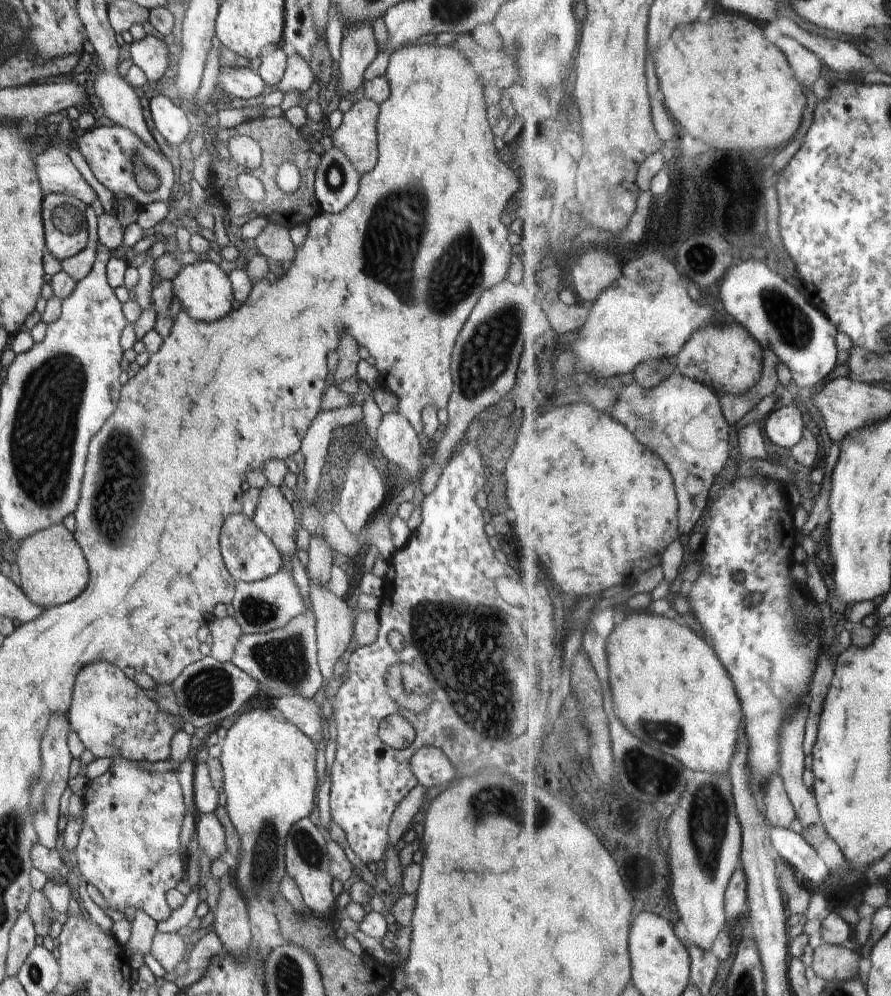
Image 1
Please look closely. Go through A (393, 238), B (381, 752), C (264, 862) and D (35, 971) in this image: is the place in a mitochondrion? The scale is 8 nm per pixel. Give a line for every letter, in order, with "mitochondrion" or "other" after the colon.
A: mitochondrion
B: other
C: mitochondrion
D: mitochondrion

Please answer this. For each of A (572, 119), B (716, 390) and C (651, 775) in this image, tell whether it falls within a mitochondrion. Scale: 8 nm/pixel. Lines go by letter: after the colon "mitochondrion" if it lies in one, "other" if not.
A: other
B: other
C: mitochondrion

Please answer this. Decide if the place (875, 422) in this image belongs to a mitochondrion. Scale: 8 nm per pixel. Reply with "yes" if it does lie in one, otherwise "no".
no

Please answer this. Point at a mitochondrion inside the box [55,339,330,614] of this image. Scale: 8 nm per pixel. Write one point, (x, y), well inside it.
(120, 460)

